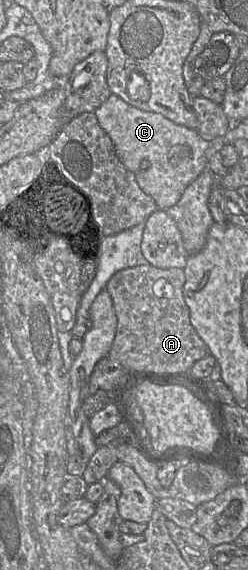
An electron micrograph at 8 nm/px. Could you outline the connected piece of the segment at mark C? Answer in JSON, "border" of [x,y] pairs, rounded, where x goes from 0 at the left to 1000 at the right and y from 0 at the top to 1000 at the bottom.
{"border":[[[456,163],[379,198],[399,219],[452,246],[480,281],[540,305],[569,333],[621,351],[637,367],[669,368],[698,363],[754,326],[839,295],[831,265],[847,258],[847,249],[819,244],[786,226],[718,219],[645,198],[556,191]]]}

